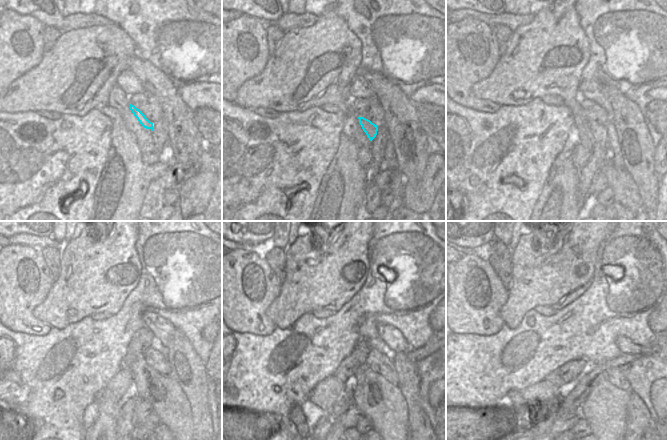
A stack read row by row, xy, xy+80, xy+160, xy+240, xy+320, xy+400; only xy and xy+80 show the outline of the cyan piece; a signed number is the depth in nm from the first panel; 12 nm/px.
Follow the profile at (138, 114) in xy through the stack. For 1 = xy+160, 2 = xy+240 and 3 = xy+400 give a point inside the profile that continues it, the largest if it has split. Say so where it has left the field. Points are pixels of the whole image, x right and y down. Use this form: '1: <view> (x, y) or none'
1: xy+160 (599, 132)
2: xy+240 (154, 358)
3: xy+400 (615, 376)

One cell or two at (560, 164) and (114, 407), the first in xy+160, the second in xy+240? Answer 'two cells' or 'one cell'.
one cell

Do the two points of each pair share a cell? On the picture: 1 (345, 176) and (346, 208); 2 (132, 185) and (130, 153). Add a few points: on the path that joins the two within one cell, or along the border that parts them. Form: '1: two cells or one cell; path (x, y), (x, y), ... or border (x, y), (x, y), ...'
1: one cell; path (345, 184), (345, 200)
2: one cell; path (130, 177), (130, 161)

